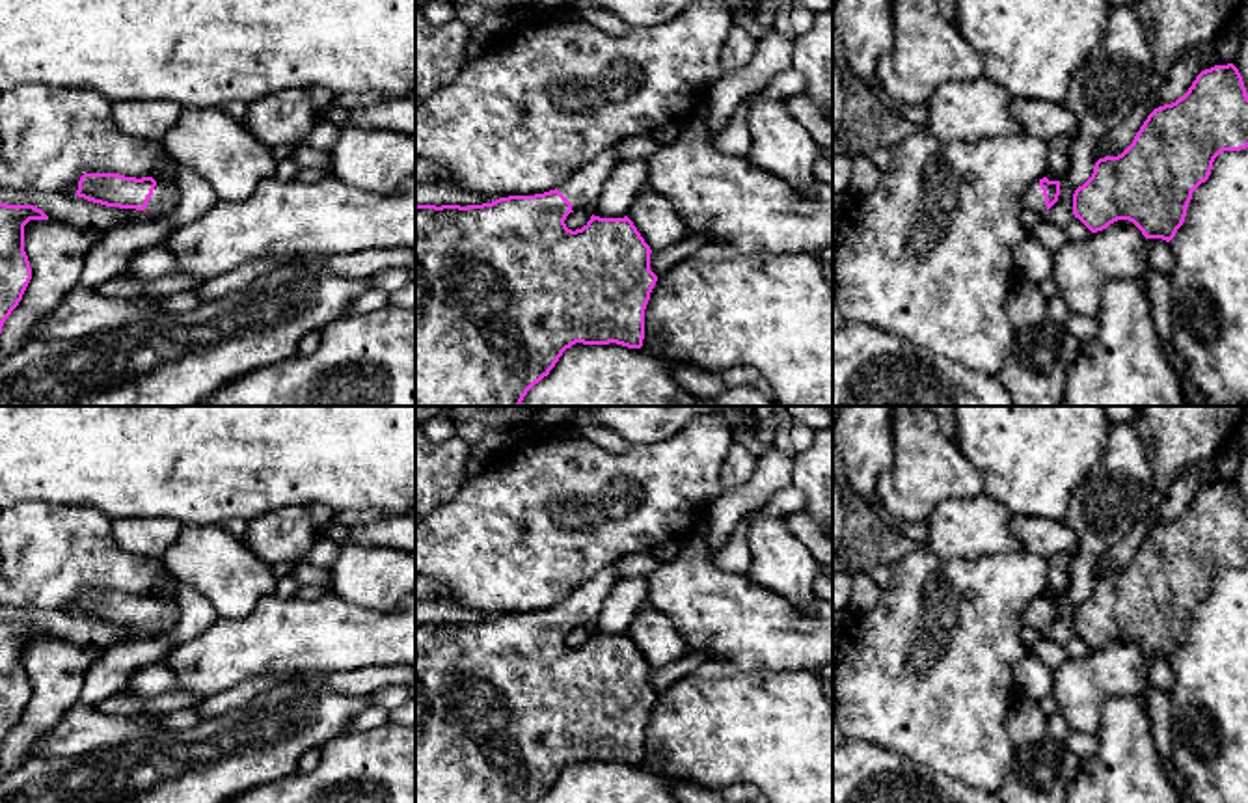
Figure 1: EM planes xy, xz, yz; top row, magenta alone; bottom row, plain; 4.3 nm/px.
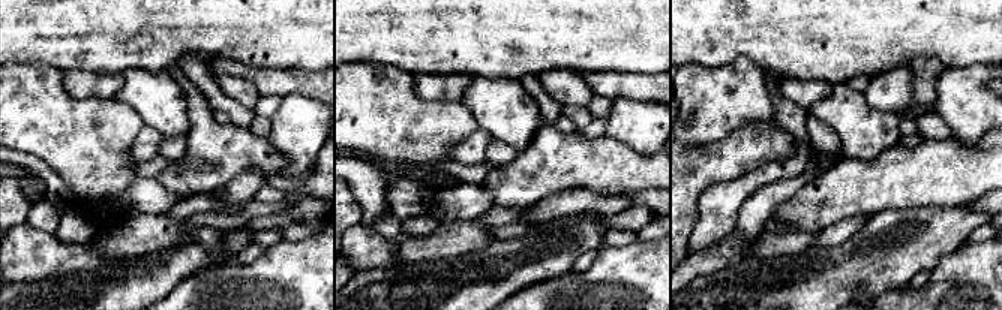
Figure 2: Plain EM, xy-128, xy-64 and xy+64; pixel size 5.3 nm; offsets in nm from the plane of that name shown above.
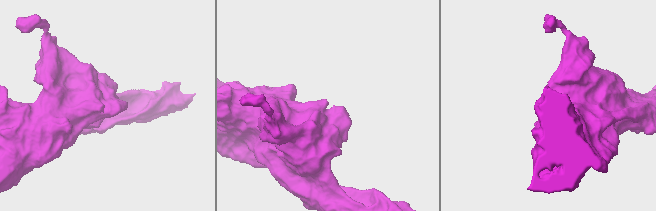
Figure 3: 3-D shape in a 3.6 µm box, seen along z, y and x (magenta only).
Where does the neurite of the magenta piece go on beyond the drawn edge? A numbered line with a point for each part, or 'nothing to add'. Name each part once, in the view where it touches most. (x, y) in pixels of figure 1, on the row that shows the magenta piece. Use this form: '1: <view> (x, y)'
1: xy (164, 198)

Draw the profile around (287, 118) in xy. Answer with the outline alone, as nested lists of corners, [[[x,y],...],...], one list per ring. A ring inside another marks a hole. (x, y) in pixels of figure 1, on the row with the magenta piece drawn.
[[[298,88],[248,102],[242,121],[244,129],[266,147],[296,145],[309,136],[315,123],[311,99]]]

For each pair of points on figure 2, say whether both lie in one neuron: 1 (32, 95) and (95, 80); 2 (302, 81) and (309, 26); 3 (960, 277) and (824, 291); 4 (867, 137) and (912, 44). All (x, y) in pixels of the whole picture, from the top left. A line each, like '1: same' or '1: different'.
1: different
2: different
3: different
4: different

